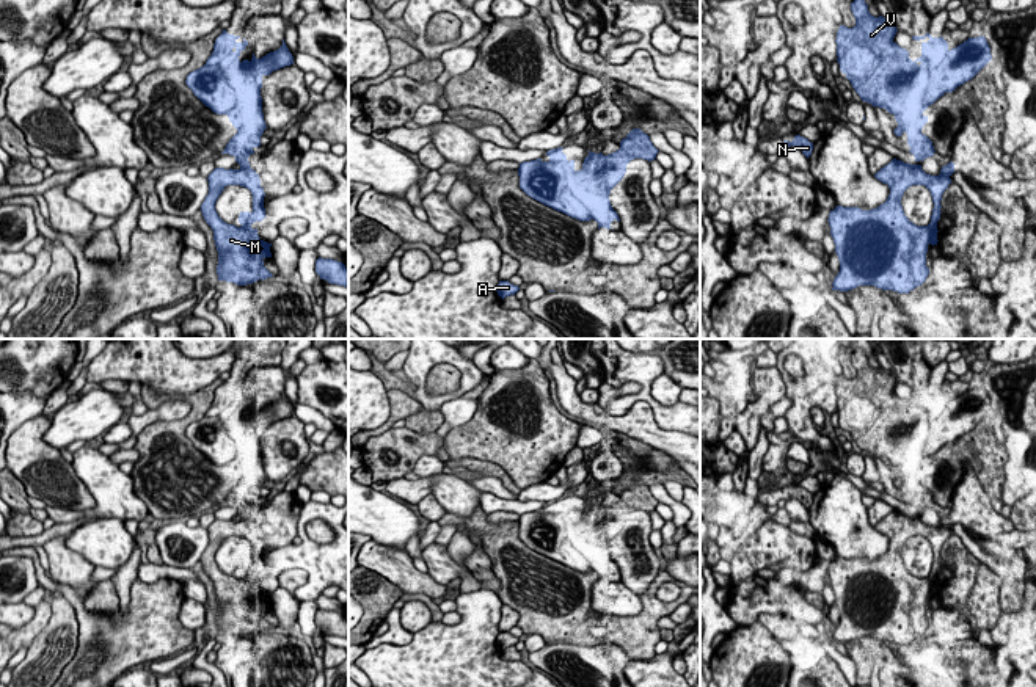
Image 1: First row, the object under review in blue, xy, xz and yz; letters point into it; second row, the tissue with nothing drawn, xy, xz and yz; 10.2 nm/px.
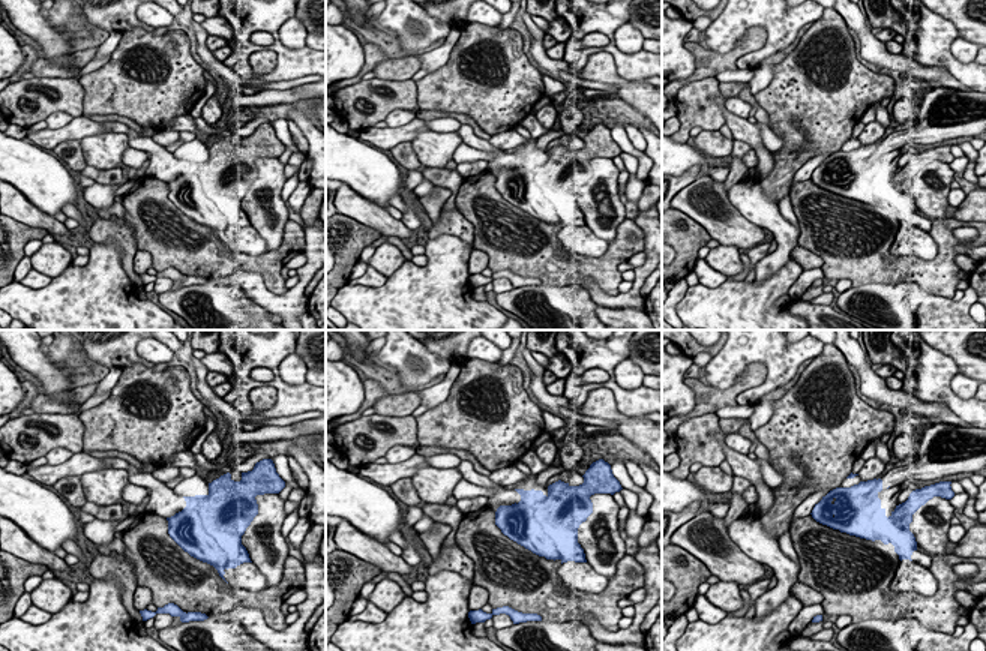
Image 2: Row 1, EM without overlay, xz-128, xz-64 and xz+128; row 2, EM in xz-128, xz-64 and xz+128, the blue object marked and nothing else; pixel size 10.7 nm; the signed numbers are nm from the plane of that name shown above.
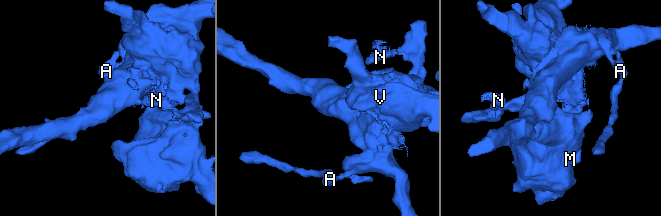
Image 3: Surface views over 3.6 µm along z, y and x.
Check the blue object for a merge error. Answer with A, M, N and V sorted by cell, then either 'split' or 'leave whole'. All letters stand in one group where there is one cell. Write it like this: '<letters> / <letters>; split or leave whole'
A / M N V; split

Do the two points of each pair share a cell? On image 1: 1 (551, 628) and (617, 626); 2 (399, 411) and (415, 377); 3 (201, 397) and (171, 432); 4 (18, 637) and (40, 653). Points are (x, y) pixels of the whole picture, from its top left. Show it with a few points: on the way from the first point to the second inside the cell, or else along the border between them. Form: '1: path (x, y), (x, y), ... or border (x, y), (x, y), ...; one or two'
1: path (567, 626), (601, 626); one
2: border (412, 397), (424, 408); two
3: path (200, 407), (181, 425); one
4: border (51, 615), (29, 648); two

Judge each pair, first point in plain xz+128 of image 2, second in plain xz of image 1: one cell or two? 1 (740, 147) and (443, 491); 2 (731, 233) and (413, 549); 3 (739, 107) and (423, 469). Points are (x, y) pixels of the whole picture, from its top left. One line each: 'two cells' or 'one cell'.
1: two cells
2: two cells
3: one cell

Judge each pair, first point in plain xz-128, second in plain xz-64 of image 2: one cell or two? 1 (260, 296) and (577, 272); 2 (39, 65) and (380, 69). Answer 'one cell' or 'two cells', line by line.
1: two cells
2: one cell

